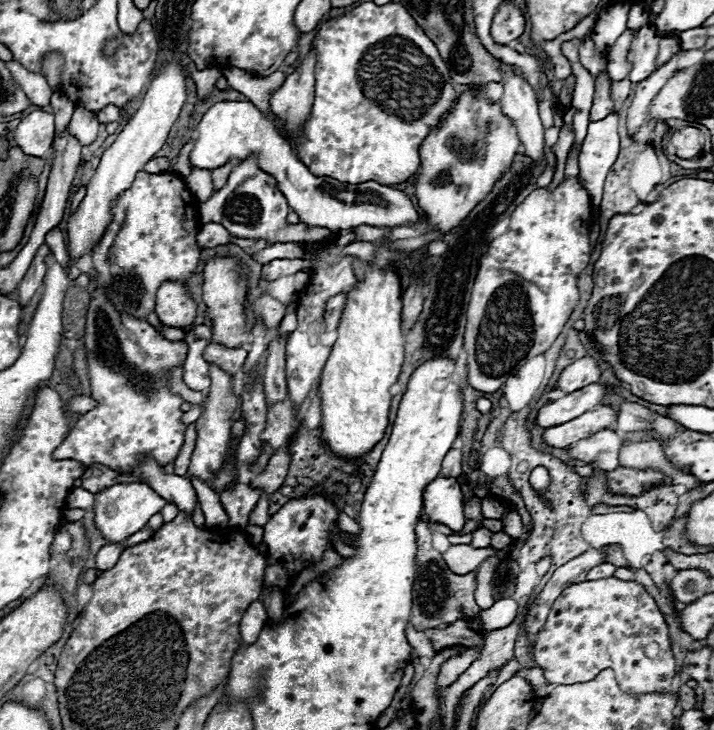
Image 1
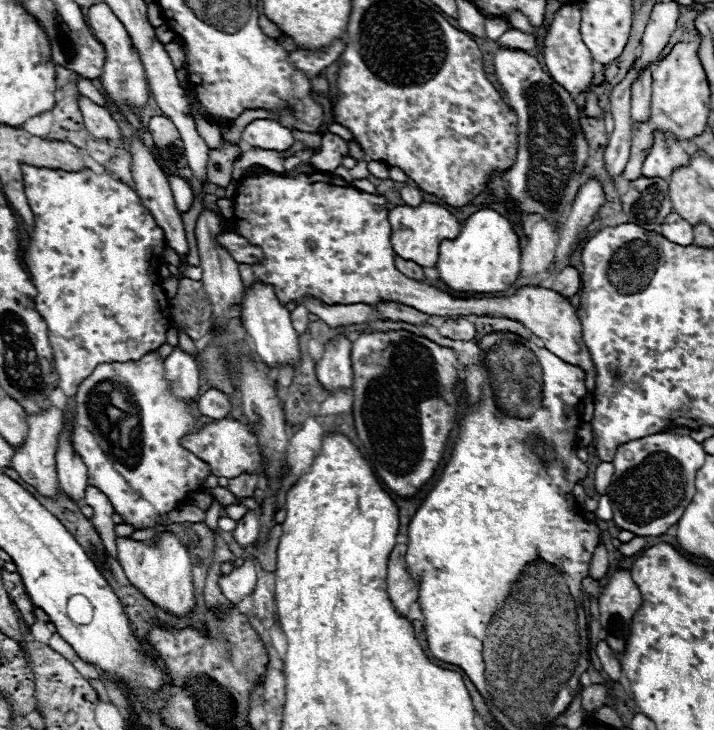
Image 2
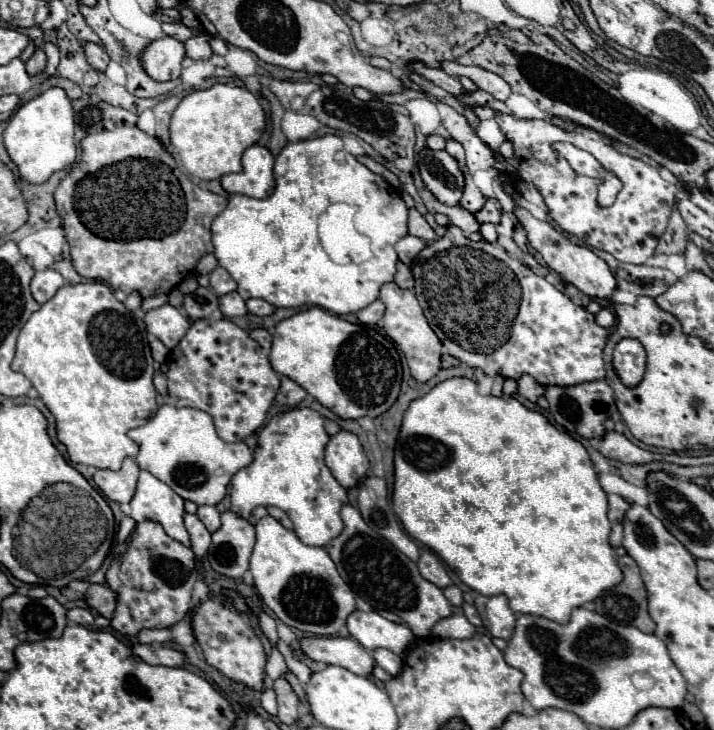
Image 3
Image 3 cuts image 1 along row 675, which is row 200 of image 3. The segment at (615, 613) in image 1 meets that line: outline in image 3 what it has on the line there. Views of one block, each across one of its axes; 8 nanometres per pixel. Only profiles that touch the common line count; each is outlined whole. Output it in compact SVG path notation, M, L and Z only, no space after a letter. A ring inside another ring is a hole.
M472 106L472 110L480 120L492 118L498 122L504 138L514 146L514 158L520 162L520 178L538 188L548 206L548 214L564 232L578 236L590 248L610 252L620 262L644 264L654 254L659 235L663 227L667 227L674 194L678 192L678 186L662 180L654 166L634 156L620 154L606 136L588 128L564 130L550 120L526 120L514 114L502 114L490 106ZM554 142L570 142L576 148L590 152L606 170L618 176L624 186L612 206L604 208L598 204L598 186L602 180L576 174L568 160L552 148Z

